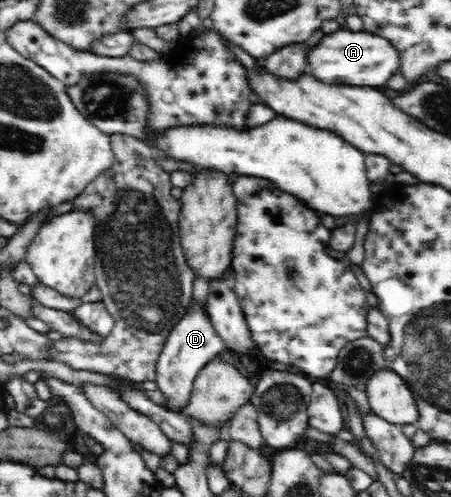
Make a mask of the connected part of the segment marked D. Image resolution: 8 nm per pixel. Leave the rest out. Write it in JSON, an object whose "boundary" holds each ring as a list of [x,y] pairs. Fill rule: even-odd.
{"boundary":[[[194,299],[192,305],[187,307],[176,325],[172,327],[172,331],[169,331],[168,339],[166,339],[160,359],[158,359],[155,381],[158,384],[158,390],[169,402],[169,405],[164,407],[172,412],[184,410],[192,395],[193,379],[196,379],[200,369],[204,367],[204,363],[210,363],[214,355],[220,354],[220,351],[225,349],[223,339],[217,335],[217,329],[212,324],[209,313],[206,313],[200,307],[200,303]]]}

